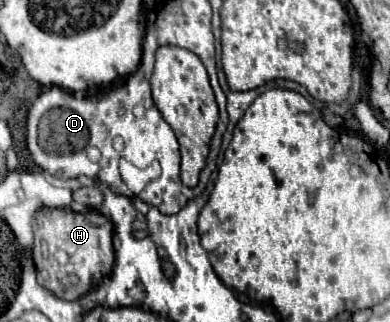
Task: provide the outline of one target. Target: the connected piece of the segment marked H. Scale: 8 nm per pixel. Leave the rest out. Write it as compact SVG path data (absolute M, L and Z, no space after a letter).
M40 209L34 225L34 263L38 283L56 297L72 301L86 295L114 267L112 221L96 211L66 213L62 209Z

